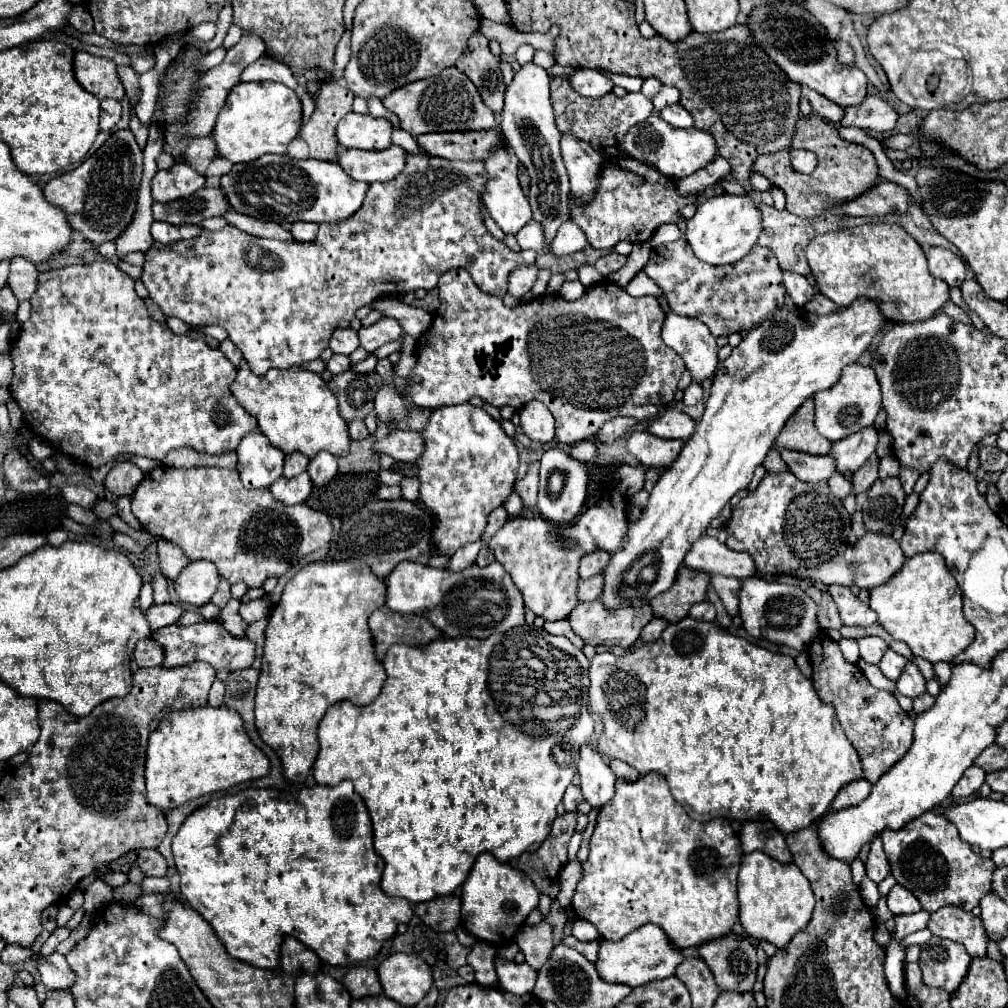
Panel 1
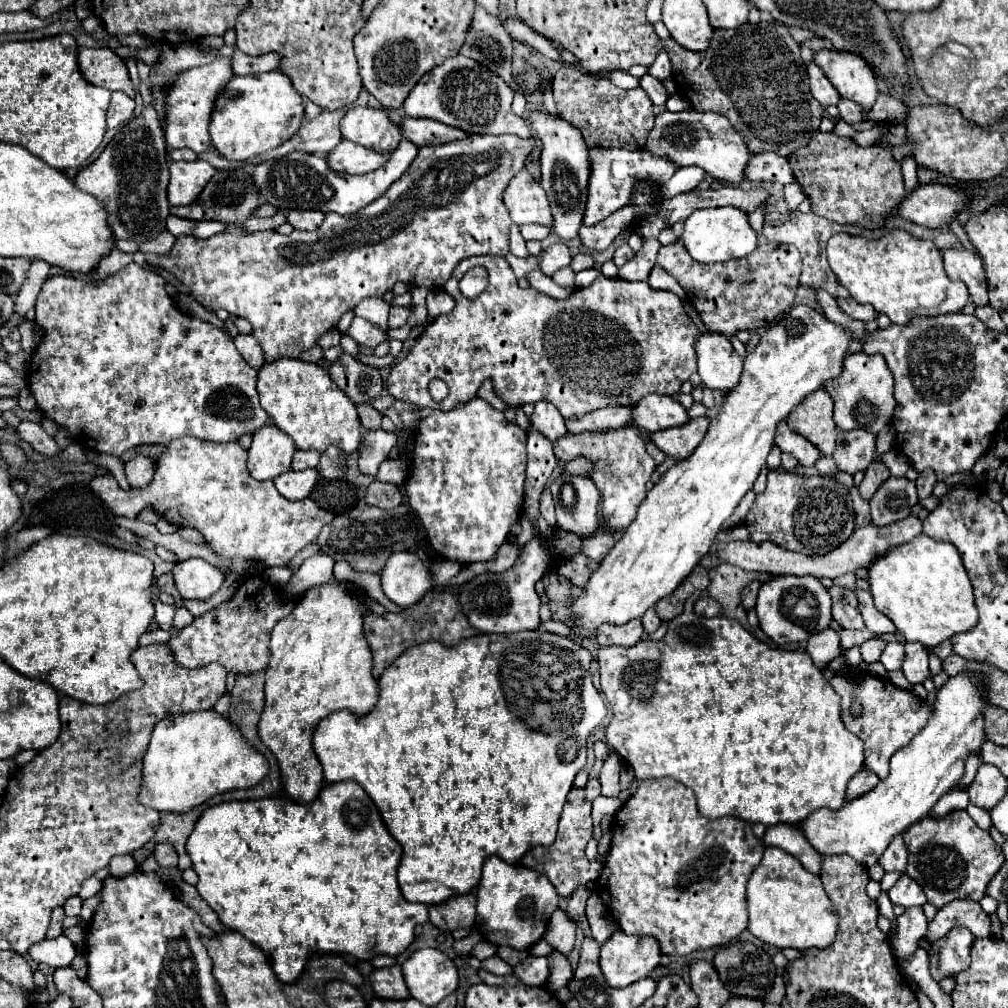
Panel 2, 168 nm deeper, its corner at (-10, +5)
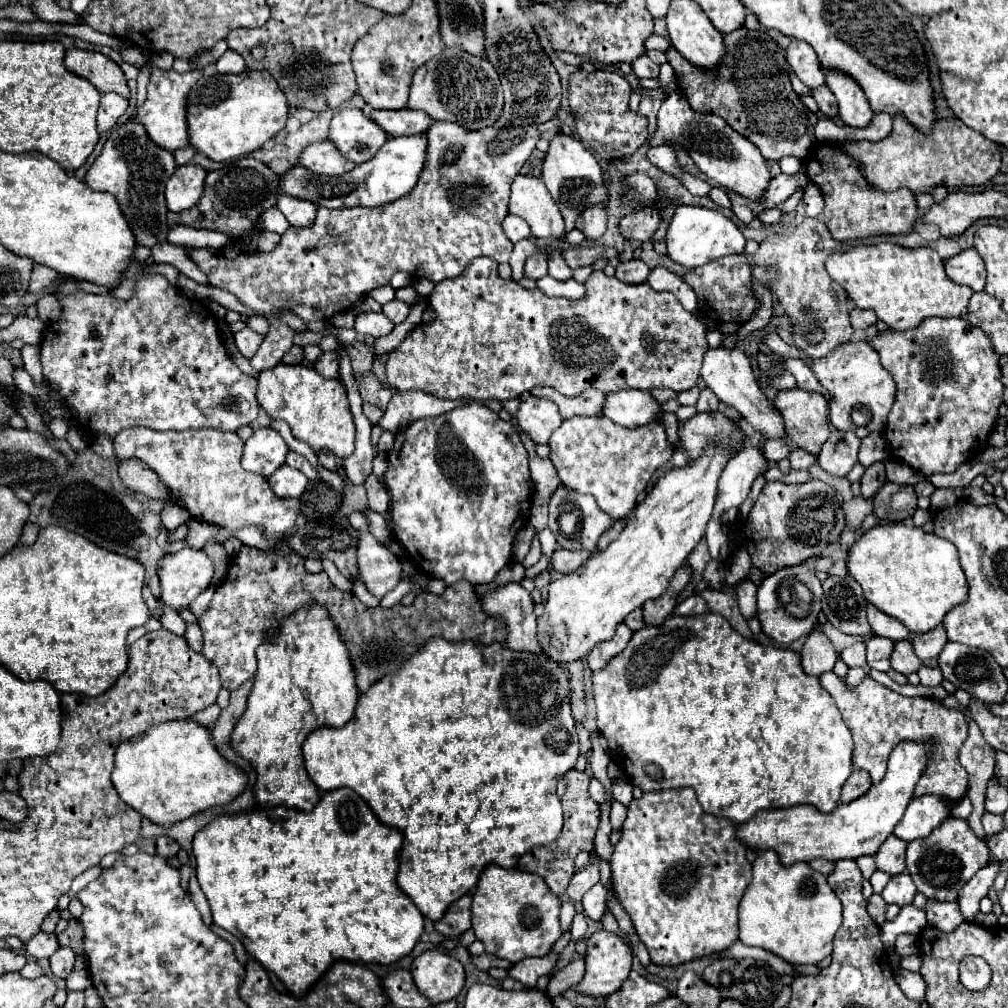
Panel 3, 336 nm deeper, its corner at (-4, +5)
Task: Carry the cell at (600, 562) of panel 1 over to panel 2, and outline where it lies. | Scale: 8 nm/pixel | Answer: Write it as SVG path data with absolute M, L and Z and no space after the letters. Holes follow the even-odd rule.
M604 531L604 533L598 533L590 539L584 539L582 553L586 553L590 559L600 563L602 557L606 557L606 553L612 549L612 545L616 545L620 535L622 535L620 531Z

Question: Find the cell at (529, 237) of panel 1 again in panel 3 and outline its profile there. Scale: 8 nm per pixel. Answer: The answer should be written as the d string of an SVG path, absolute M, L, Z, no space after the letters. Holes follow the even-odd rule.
M506 215L506 219L502 221L502 227L504 227L506 237L508 237L512 243L516 243L516 241L520 241L520 239L530 237L528 223L526 223L526 221L522 221L522 219L520 219L520 217L516 217L516 215Z

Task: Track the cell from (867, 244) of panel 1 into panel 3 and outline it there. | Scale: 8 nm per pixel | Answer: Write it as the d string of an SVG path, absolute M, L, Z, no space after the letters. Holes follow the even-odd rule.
M894 243L858 245L846 251L832 251L826 259L828 275L846 289L860 309L872 309L894 331L918 327L926 317L966 315L972 289L952 283L944 273L944 263L932 247L900 247Z

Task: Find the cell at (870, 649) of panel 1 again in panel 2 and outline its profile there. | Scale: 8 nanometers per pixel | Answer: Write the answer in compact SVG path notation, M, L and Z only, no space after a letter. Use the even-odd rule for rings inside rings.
M870 639L866 643L860 645L860 653L862 653L862 661L864 663L876 663L880 653L882 653L882 645L886 645L886 641L882 639Z

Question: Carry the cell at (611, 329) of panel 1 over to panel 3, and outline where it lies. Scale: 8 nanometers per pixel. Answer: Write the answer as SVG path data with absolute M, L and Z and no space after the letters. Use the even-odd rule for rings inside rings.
M476 257L464 273L456 279L444 279L436 283L434 291L428 297L430 309L436 313L436 317L424 325L416 325L410 335L402 341L402 345L392 351L388 363L386 363L386 377L388 385L400 393L404 391L424 391L432 397L446 399L446 401L458 401L458 399L476 399L476 401L486 401L486 399L516 399L522 393L530 391L532 387L554 387L558 393L572 397L576 393L584 393L584 389L600 389L602 393L616 393L622 389L642 389L642 391L652 391L652 389L674 389L674 391L686 391L698 383L700 377L700 367L702 367L702 355L708 349L706 341L706 327L688 313L680 301L672 293L658 293L654 291L648 283L644 285L624 285L618 277L606 277L602 271L594 271L588 281L586 281L586 295L582 299L556 299L556 297L546 297L540 289L524 289L518 281L514 279L502 279L498 275L498 263L492 261L492 257ZM644 335L650 335L654 339L652 345L644 345Z

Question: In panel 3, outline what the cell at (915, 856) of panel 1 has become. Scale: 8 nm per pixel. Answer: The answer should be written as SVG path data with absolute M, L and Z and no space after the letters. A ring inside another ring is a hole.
M952 815L946 817L940 823L940 827L936 827L928 837L910 841L908 849L906 849L906 871L910 873L918 891L924 893L932 901L956 901L960 889L974 877L976 871L980 871L988 863L990 863L990 849L988 849L986 841L974 835L974 831L972 831L972 827L968 825L966 819L958 819L958 817L952 817Z

